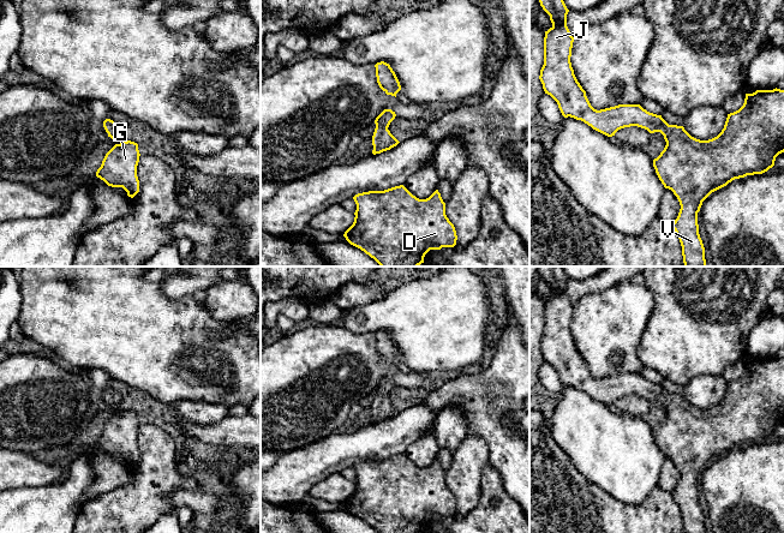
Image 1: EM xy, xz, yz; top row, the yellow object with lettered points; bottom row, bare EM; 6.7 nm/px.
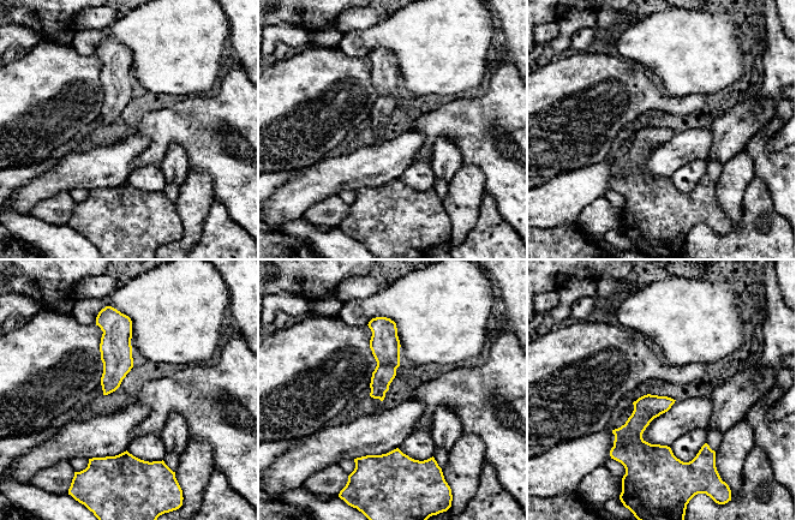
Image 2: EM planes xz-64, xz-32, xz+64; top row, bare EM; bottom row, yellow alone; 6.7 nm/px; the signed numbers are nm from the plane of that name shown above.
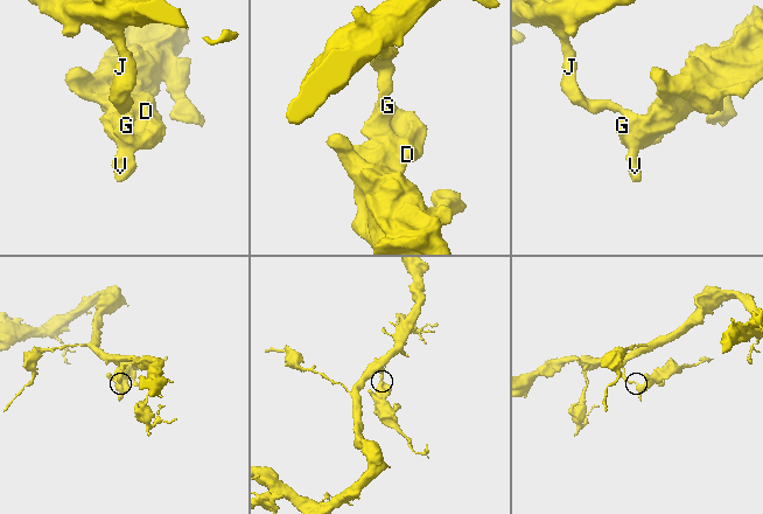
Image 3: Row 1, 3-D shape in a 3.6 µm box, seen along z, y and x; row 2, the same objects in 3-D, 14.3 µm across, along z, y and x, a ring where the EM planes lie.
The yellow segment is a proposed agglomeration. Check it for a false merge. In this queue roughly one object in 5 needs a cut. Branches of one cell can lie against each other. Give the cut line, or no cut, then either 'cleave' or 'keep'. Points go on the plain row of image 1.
no cut | keep

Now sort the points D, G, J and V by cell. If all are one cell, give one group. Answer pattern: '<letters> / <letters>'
D G J V

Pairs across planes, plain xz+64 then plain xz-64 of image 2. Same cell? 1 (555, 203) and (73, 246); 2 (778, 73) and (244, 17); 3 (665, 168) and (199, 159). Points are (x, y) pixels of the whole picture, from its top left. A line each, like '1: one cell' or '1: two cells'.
1: two cells
2: two cells
3: two cells

